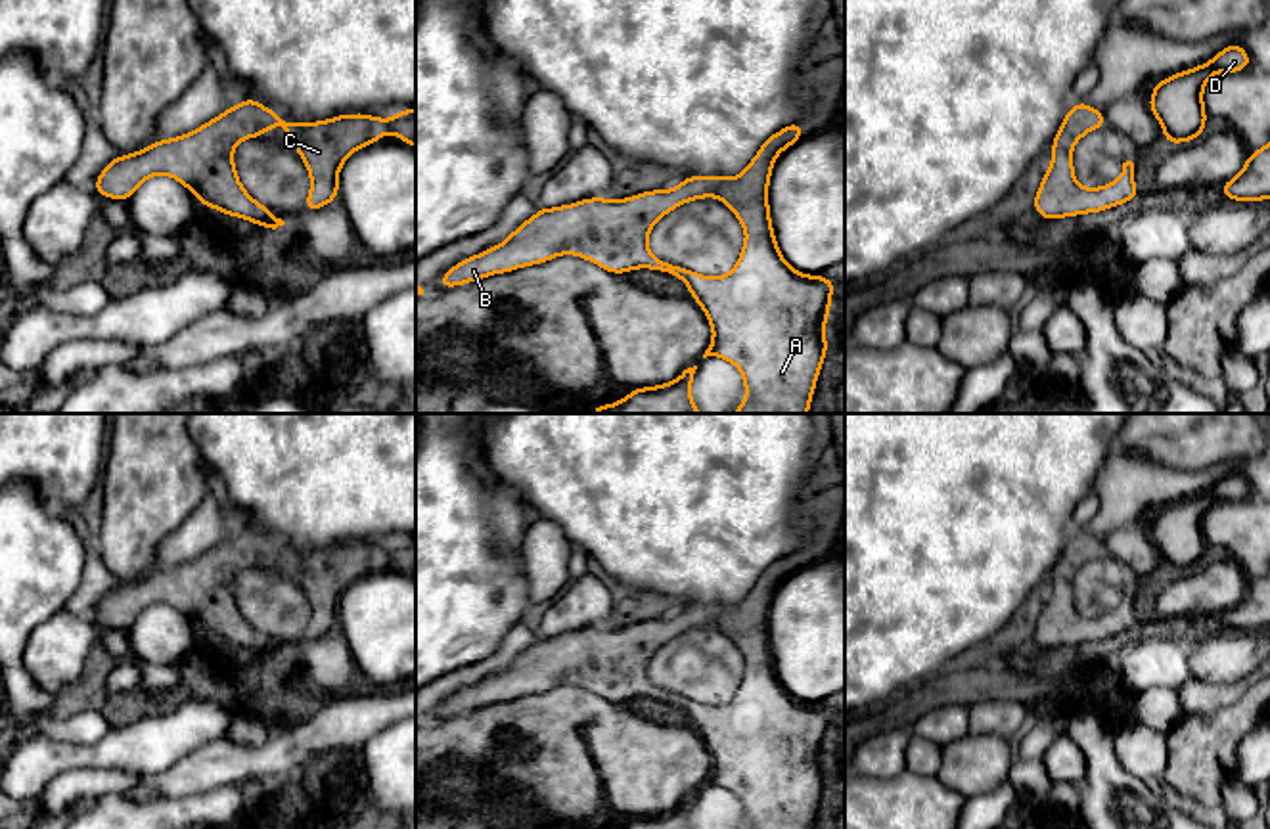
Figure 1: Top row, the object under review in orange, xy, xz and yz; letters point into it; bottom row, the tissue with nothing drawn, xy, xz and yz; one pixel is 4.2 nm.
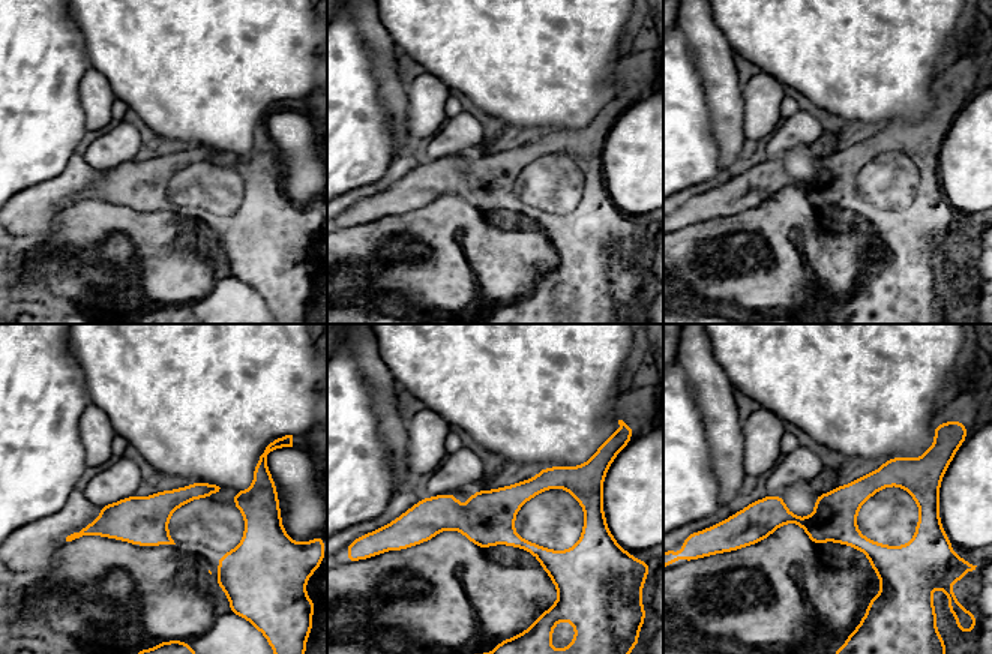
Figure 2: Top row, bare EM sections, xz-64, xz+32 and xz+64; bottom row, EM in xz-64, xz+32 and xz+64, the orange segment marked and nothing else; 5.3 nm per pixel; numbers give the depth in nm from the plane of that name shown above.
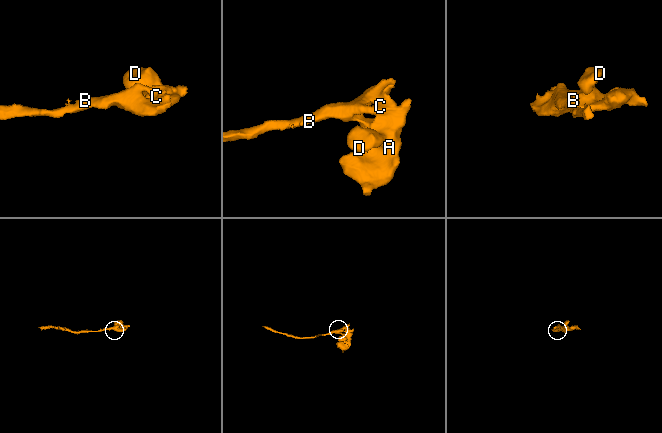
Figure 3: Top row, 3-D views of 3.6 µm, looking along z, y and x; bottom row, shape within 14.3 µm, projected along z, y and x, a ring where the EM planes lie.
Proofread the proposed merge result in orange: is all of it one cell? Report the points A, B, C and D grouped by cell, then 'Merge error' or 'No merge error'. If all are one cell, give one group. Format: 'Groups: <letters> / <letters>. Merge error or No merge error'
Groups: A B C D. No merge error

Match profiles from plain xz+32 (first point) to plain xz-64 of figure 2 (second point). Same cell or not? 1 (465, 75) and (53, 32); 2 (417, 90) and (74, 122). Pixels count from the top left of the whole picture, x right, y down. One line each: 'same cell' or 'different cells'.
1: different cells
2: different cells

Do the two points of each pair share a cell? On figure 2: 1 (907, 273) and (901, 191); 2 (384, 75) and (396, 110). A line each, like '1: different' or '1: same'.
1: same
2: same

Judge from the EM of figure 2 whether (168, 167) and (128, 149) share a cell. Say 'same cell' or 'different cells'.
different cells

